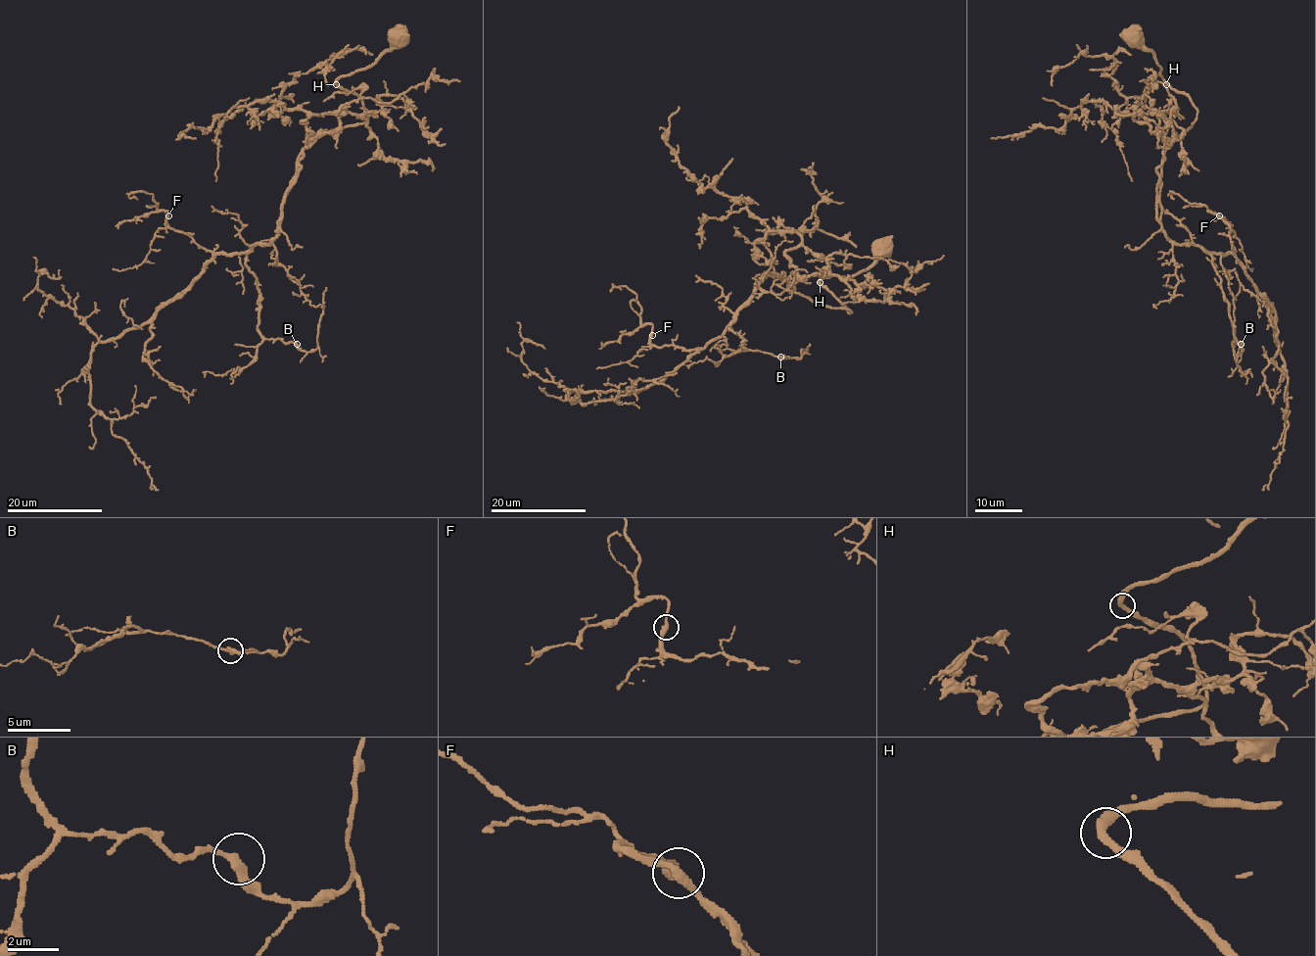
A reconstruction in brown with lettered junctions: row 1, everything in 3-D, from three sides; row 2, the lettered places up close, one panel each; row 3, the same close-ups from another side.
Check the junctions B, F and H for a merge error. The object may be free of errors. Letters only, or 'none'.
none

